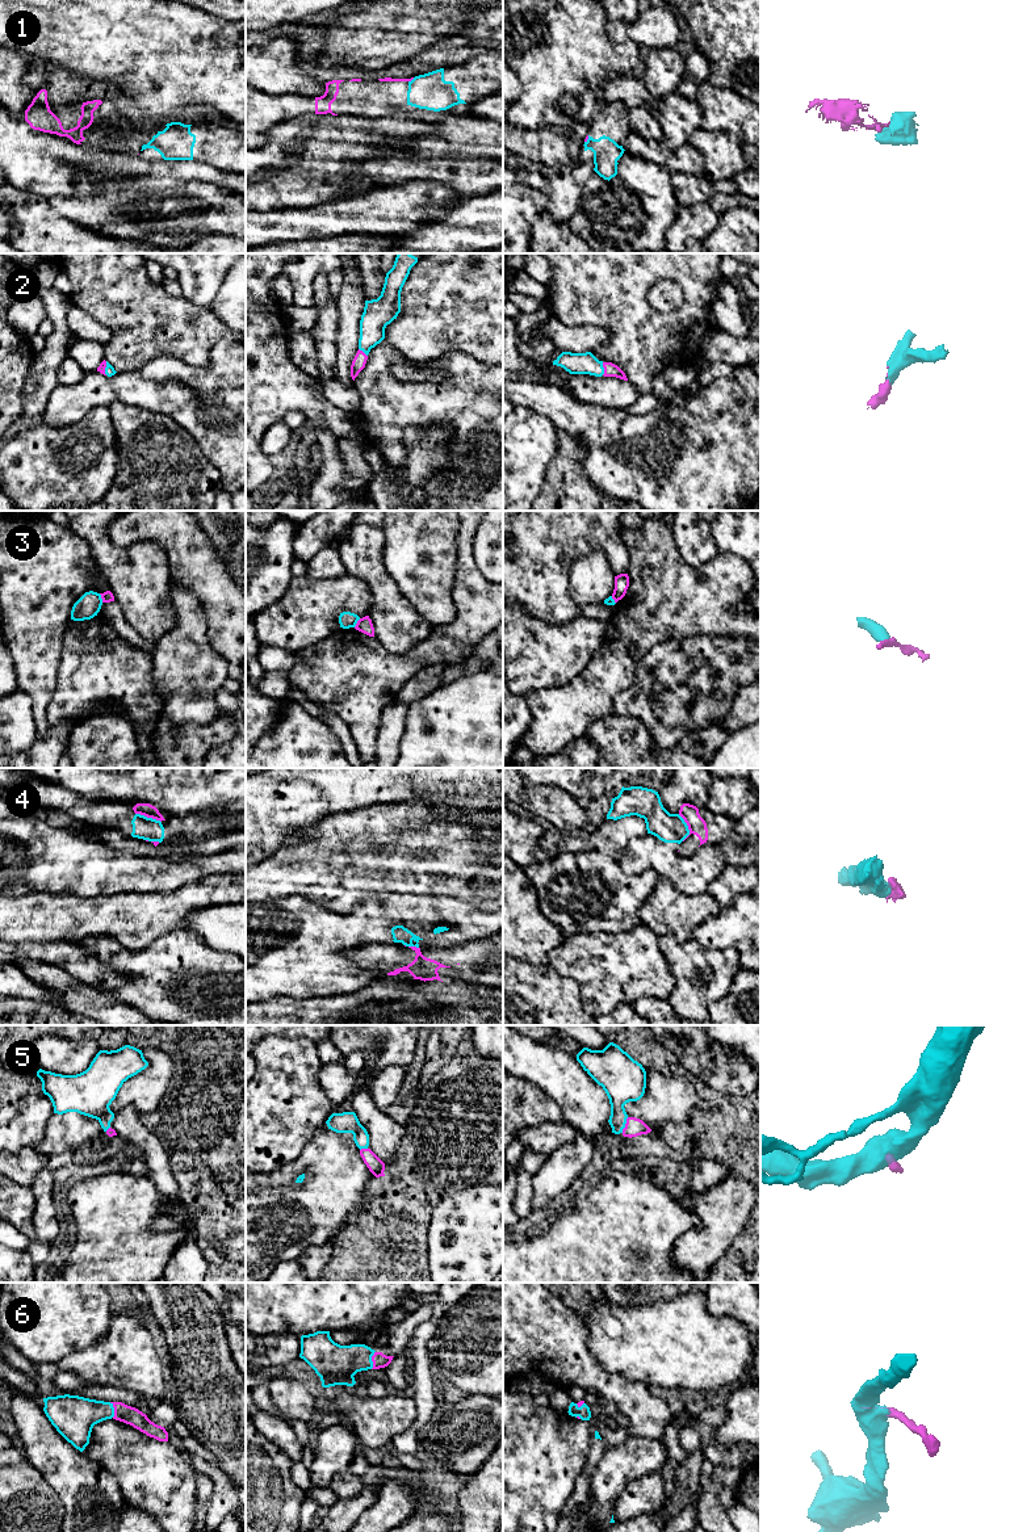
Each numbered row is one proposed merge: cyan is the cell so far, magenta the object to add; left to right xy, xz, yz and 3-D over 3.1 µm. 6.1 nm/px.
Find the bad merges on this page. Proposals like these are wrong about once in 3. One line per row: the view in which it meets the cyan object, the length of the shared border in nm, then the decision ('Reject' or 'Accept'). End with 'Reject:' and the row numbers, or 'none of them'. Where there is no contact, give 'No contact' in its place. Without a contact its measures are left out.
1: Touches cyan in yz. Shared border 50 nm. Accept
2: Touches cyan in yz. Shared border 80 nm. Accept
3: Touches cyan in xy. Shared border 60 nm. Reject
4: Touches cyan in yz. Shared border 170 nm. Reject
5: Touches cyan in yz. Shared border 100 nm. Accept
6: Touches cyan in xz. Shared border 110 nm. Accept
Reject: 3, 4

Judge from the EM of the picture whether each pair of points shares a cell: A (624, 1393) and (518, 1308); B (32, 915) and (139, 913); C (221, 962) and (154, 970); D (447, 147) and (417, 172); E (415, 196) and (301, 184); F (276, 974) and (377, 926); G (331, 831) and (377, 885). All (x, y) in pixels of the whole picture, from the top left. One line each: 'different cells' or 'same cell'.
A: same cell
B: same cell
C: same cell
D: different cells
E: different cells
F: same cell
G: same cell

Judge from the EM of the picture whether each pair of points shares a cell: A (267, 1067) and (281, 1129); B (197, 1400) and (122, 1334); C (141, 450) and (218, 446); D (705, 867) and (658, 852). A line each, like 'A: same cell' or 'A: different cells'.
A: same cell
B: different cells
C: different cells
D: same cell

